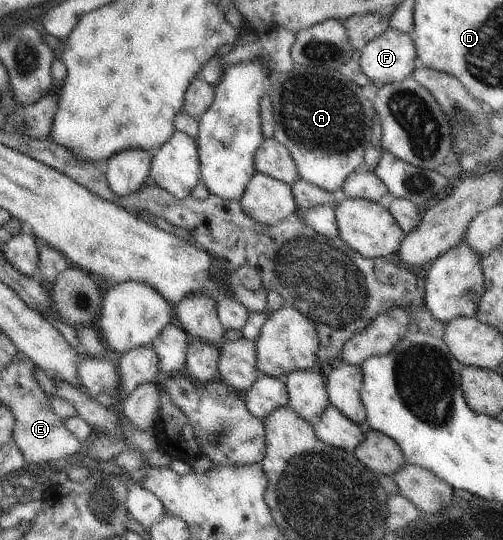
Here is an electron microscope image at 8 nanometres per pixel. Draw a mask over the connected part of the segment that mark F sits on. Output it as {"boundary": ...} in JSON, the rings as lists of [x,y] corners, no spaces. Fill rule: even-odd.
{"boundary":[[[389,25],[365,44],[359,63],[374,85],[380,88],[411,76],[416,70],[417,54],[413,37]]]}

